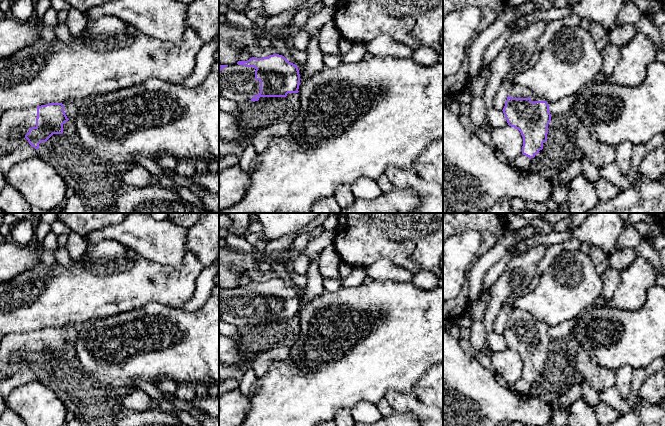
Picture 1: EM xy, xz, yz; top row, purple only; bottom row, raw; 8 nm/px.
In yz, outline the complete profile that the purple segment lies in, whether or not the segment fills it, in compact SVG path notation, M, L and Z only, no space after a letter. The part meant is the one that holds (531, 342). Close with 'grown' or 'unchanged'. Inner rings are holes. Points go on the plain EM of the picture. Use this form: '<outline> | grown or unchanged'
M512 308L503 332L509 350L518 353L523 361L522 378L534 382L547 365L551 345L549 326L528 312Z | grown

